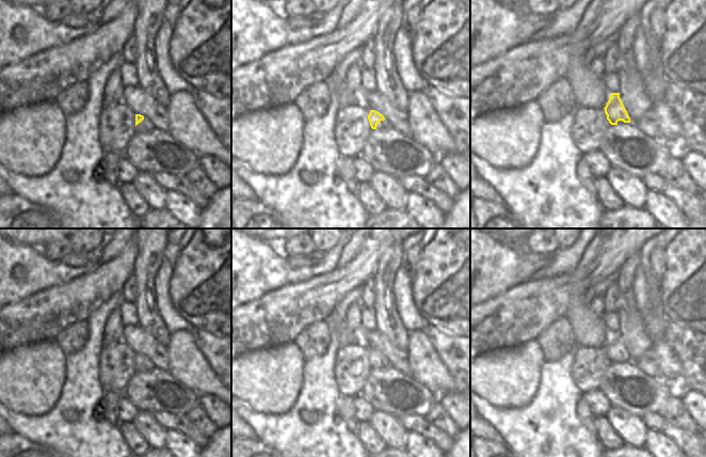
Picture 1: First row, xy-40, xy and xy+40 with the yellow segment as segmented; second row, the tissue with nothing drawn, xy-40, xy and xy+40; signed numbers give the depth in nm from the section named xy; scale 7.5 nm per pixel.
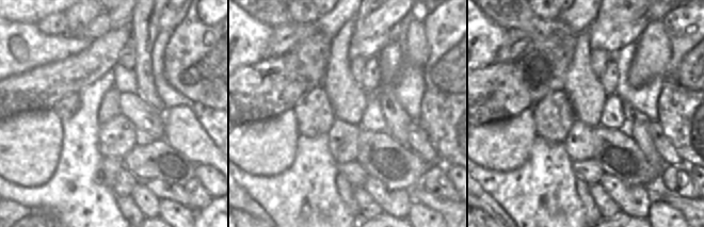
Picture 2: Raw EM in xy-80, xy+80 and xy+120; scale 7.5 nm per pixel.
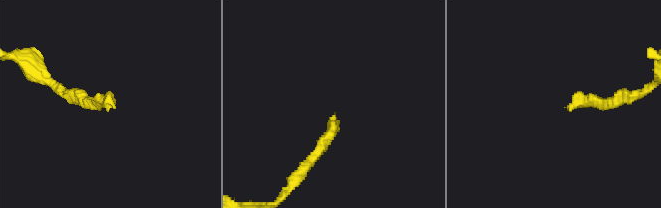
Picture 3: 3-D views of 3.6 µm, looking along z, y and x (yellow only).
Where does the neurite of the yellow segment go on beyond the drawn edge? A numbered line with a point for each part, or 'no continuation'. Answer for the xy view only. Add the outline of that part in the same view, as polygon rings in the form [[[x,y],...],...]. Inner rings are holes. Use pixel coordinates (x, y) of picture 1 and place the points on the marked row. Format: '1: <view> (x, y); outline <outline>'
1: xy (384, 124); outline [[[385,119],[384,121],[379,122],[376,129],[388,129],[390,127],[391,126],[390,126],[389,122]]]

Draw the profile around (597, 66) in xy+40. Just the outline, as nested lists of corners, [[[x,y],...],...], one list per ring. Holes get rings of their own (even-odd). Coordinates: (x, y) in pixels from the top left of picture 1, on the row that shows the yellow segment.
[[[599,57],[592,61],[590,64],[590,70],[597,77],[603,78],[605,74],[605,60],[603,57]]]

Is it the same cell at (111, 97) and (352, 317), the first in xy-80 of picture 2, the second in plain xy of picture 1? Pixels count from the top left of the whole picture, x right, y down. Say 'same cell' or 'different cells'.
same cell

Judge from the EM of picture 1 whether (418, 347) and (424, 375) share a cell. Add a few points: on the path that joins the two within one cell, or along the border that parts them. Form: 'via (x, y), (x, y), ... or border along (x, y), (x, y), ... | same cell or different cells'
via (421, 353), (424, 368) | same cell

